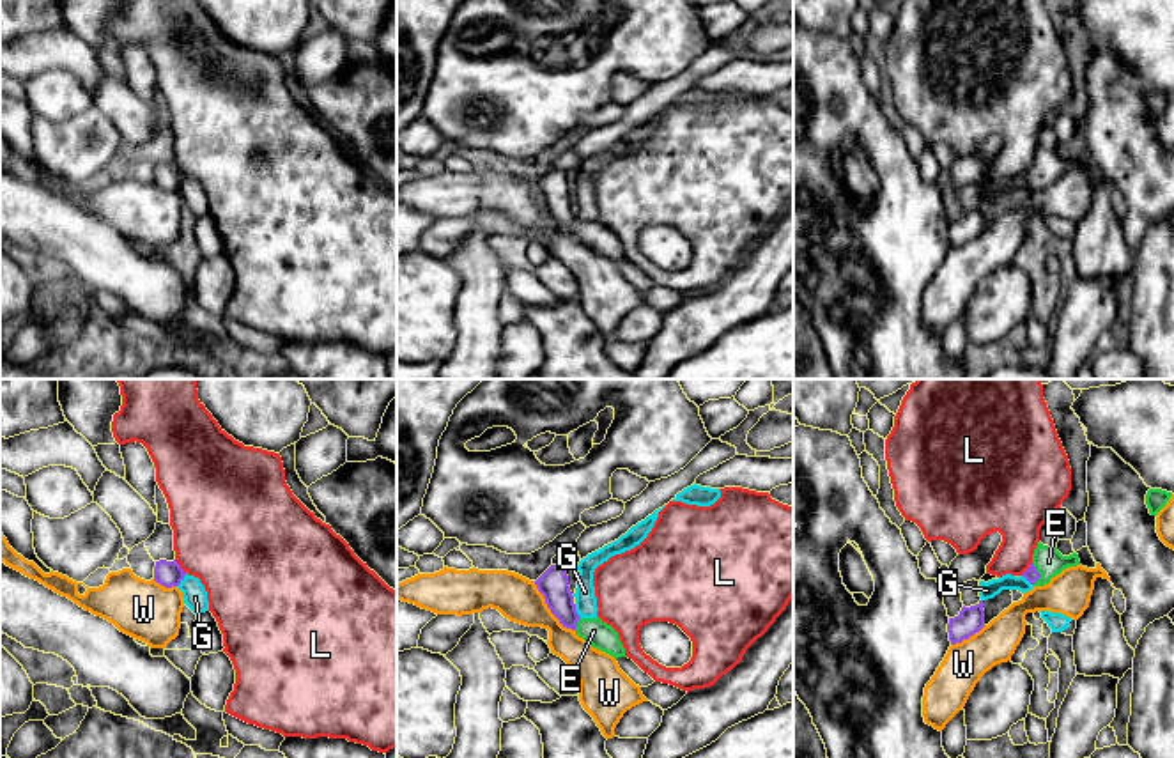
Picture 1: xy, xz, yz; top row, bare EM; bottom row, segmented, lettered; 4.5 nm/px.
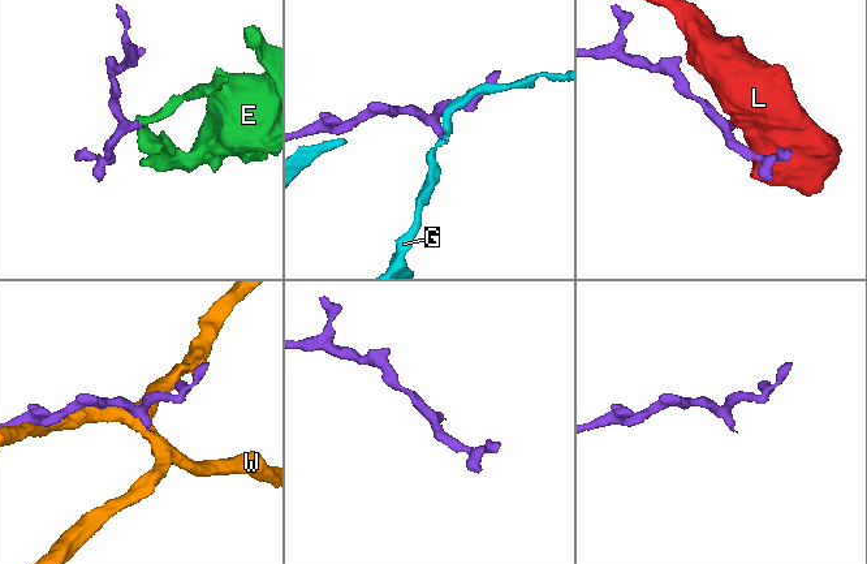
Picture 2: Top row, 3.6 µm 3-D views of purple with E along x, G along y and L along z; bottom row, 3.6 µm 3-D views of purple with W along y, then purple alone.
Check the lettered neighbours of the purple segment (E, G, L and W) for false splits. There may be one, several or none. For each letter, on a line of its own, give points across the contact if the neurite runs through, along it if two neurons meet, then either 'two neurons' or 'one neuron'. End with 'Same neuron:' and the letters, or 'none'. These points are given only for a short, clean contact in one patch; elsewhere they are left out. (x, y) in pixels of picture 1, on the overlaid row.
E: runs through yz (1031, 574), (1040, 574), (1049, 562); one neuron
G: border along xz (574, 604), (581, 617); two neurons
L: two neurons
W: two neurons
Same neuron: E

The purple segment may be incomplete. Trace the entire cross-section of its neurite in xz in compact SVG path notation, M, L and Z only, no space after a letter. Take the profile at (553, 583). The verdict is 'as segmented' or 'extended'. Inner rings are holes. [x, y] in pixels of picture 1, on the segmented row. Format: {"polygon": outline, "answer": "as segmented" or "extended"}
{"polygon": "M551 565L537 581L547 607L567 629L572 629L593 648L618 657L627 657L618 632L597 618L581 618L575 611L574 595L568 586L568 576L563 567Z", "answer": "extended"}

